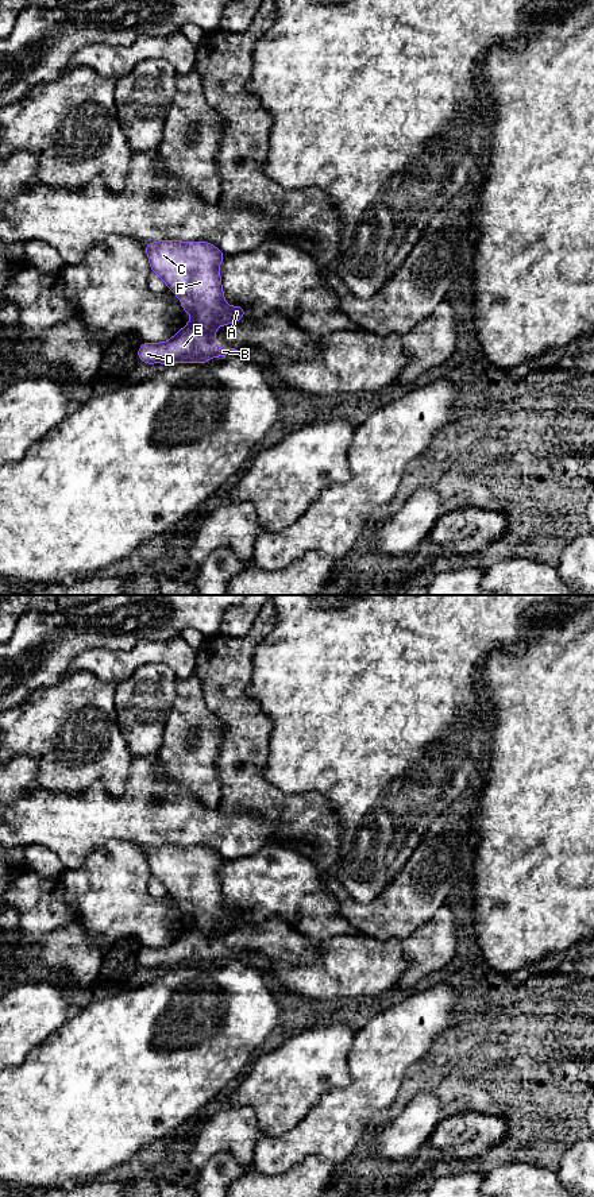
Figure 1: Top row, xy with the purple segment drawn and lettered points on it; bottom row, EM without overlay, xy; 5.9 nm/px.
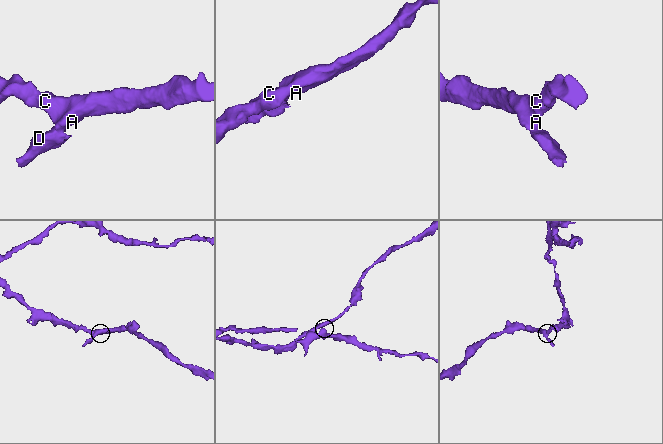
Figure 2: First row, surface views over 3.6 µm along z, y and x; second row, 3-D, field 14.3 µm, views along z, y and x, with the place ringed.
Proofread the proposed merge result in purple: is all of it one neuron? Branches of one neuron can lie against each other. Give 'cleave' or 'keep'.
cleave

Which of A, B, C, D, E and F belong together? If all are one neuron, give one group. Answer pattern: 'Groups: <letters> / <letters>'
Groups: A C F / B D E

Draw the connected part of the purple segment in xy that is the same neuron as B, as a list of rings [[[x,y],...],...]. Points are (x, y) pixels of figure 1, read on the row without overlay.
[[[190,927],[177,937],[170,945],[165,947],[144,947],[138,954],[138,961],[143,968],[207,968],[213,961],[227,961],[235,953],[219,953],[215,950],[215,943],[219,938],[205,937]]]

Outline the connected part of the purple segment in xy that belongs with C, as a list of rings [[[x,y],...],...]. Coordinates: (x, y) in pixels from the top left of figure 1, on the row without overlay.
[[[162,845],[146,847],[151,876],[158,879],[167,892],[180,903],[182,914],[192,919],[190,928],[212,937],[221,930],[244,923],[243,911],[230,911],[224,906],[219,869],[225,860],[207,846]]]

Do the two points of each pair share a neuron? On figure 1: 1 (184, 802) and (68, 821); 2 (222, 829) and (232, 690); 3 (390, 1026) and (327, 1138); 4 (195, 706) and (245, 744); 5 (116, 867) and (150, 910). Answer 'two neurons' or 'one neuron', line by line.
1: one neuron
2: two neurons
3: one neuron
4: two neurons
5: one neuron

